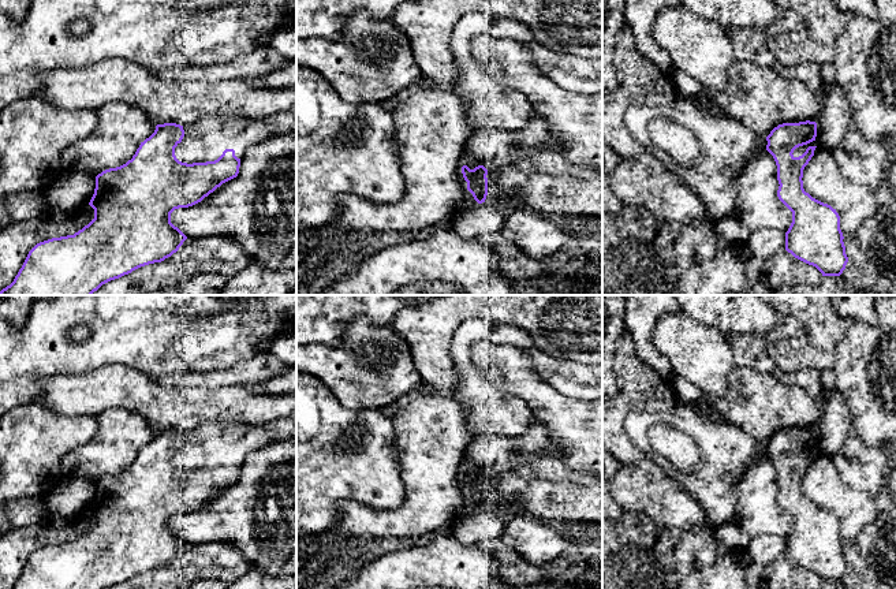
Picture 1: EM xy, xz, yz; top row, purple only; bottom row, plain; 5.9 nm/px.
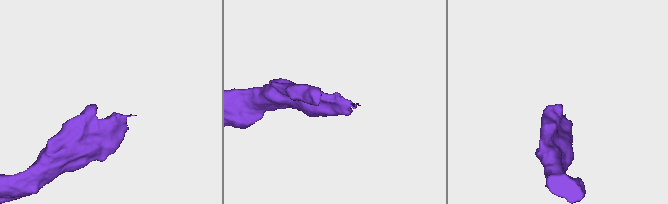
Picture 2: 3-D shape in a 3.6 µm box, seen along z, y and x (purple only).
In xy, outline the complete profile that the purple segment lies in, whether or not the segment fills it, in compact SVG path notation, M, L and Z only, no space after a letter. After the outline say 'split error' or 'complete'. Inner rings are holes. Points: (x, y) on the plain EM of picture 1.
M296 407L287 417L262 425L249 425L234 421L205 421L194 429L186 432L180 432L176 429L157 430L154 439L143 448L141 448L131 466L128 466L120 473L105 476L96 482L94 500L89 508L89 511L94 515L94 525L74 541L52 544L37 549L29 558L22 574L19 575L12 589L108 589L111 586L128 581L141 573L164 567L165 564L176 559L183 551L183 548L187 545L187 543L171 529L171 519L175 515L188 514L201 508L223 489L236 484L239 480L240 465L243 463L249 452L261 448L268 443L284 440L296 440Z | split error

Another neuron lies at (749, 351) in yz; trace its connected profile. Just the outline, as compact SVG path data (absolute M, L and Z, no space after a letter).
M736 336L731 339L735 366L753 368L761 373L777 374L779 370L769 357L766 336Z

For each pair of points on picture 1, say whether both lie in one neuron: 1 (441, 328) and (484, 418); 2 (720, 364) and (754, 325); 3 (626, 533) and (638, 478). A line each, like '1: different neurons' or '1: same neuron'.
1: different neurons
2: different neurons
3: different neurons

